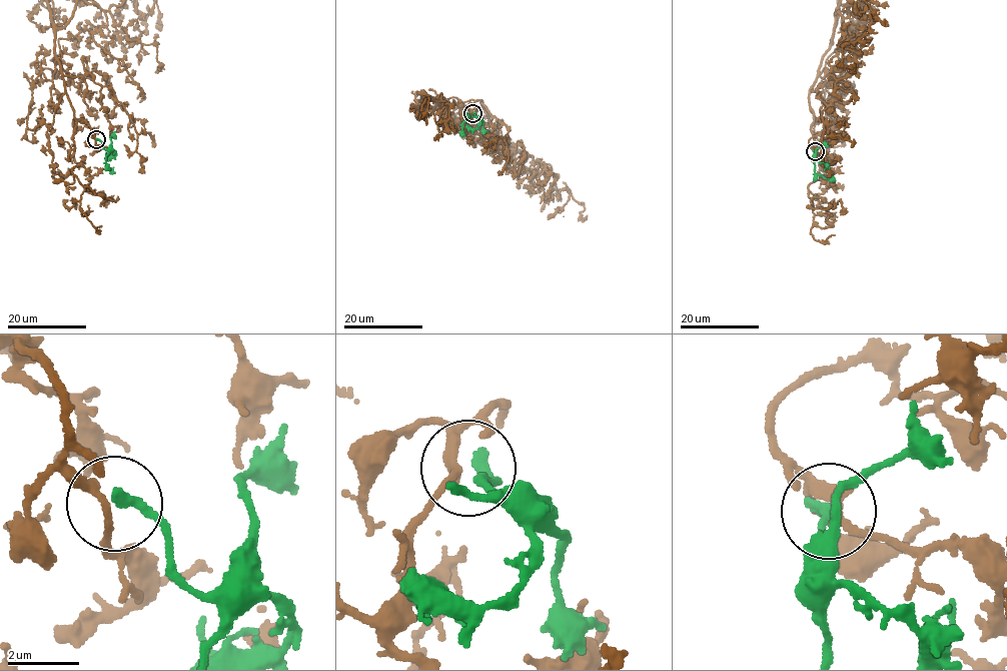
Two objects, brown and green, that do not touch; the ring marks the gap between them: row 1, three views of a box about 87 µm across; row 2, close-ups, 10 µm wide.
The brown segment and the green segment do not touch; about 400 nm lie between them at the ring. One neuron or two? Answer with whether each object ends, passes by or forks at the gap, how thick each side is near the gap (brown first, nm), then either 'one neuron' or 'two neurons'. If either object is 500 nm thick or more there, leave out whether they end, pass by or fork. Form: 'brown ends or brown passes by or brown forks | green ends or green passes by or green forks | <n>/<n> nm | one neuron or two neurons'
brown passes by | green ends | 200/320 nm | one neuron

